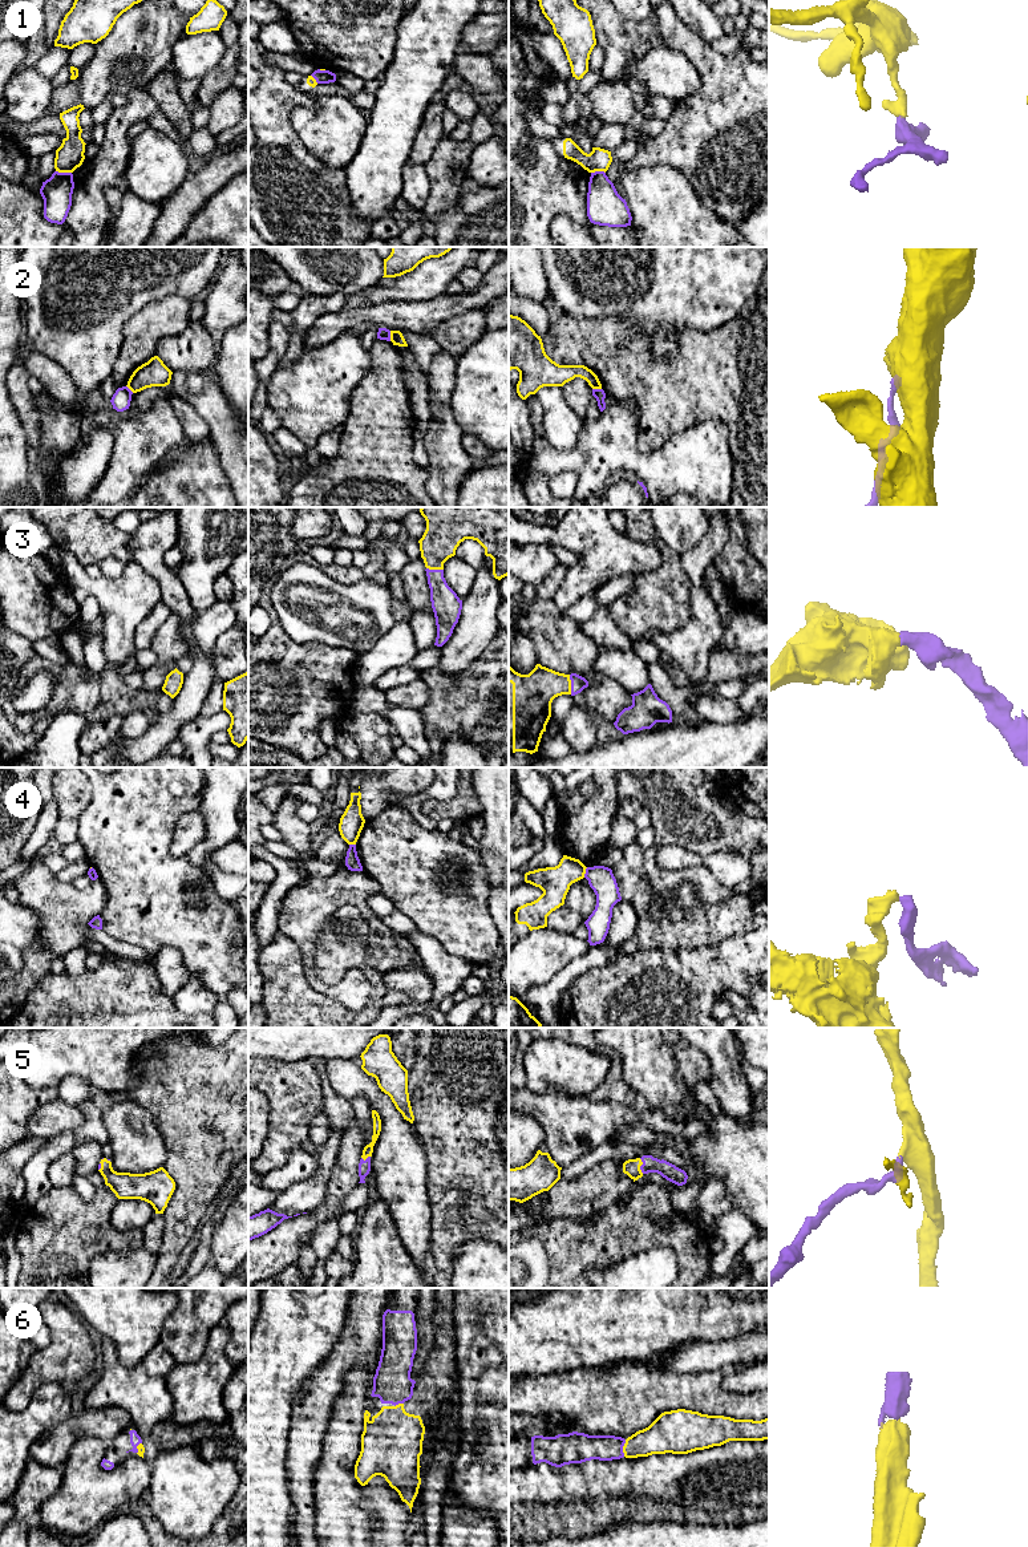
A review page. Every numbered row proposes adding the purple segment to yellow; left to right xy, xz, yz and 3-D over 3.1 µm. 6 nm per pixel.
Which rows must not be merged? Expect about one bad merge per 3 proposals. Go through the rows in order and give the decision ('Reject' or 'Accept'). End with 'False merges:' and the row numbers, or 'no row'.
1: Reject
2: Reject
3: Accept
4: Reject
5: Accept
6: Accept
False merges: 1, 2, 4

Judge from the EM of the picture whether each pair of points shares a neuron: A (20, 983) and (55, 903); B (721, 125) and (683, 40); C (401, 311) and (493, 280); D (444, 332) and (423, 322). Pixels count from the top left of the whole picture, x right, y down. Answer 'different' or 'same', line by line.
A: same
B: same
C: same
D: different

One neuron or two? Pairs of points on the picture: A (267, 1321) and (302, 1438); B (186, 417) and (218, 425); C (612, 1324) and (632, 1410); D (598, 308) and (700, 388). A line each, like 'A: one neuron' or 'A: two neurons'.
A: two neurons
B: two neurons
C: two neurons
D: two neurons

